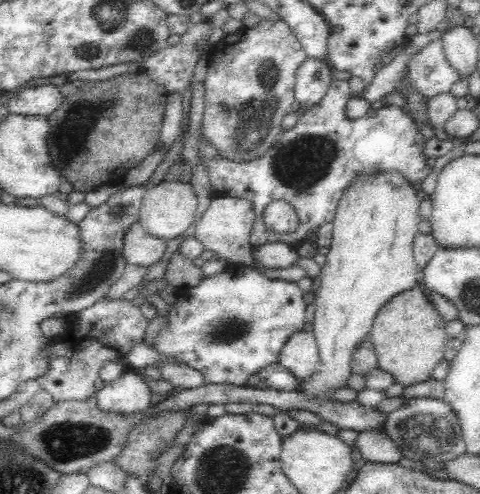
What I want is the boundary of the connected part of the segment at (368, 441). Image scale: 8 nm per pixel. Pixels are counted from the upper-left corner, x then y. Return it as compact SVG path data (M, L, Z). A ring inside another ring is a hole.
M378 429L360 431L353 446L360 450L360 454L365 461L373 463L394 464L398 463L402 455L408 455L384 430L379 431Z

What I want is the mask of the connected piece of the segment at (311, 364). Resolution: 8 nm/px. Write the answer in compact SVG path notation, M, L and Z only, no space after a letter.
M294 332L278 356L278 362L297 378L298 383L312 378L320 364L320 351L313 332Z

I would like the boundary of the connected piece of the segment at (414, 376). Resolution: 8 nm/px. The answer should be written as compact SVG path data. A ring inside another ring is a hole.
M417 284L400 291L381 306L369 332L379 367L391 374L396 383L406 387L430 379L430 372L443 359L448 339L445 325L438 310Z

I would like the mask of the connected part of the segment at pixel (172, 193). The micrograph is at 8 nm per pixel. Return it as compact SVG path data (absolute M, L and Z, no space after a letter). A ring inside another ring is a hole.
M162 181L150 188L142 199L138 221L148 234L168 241L186 232L195 222L197 204L196 193L190 183Z

